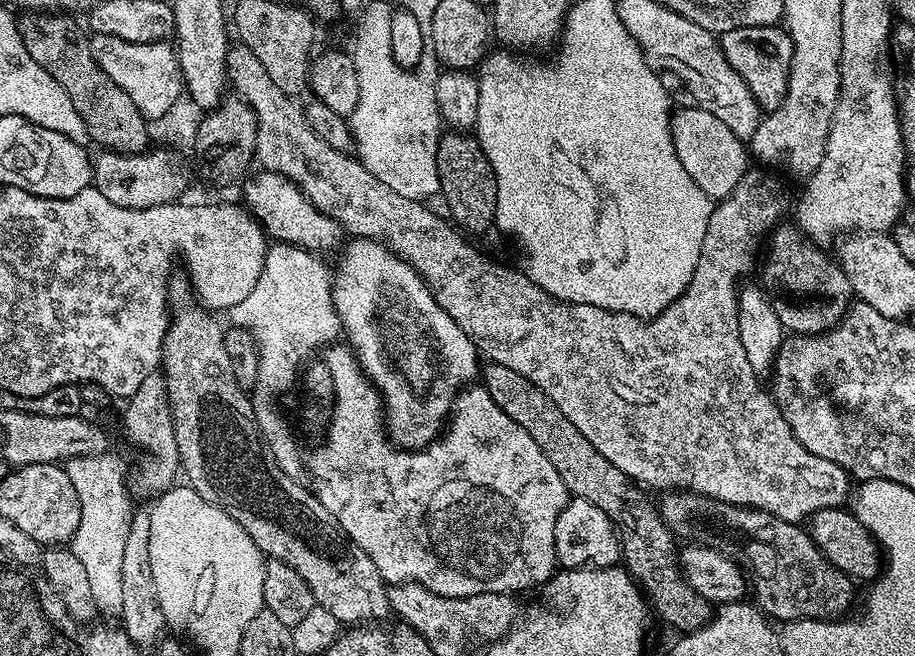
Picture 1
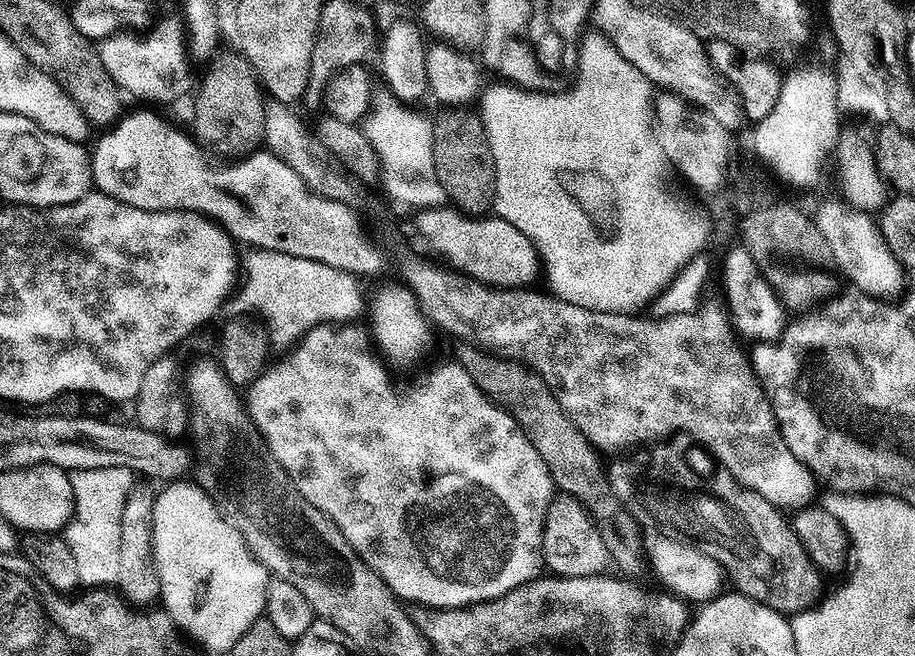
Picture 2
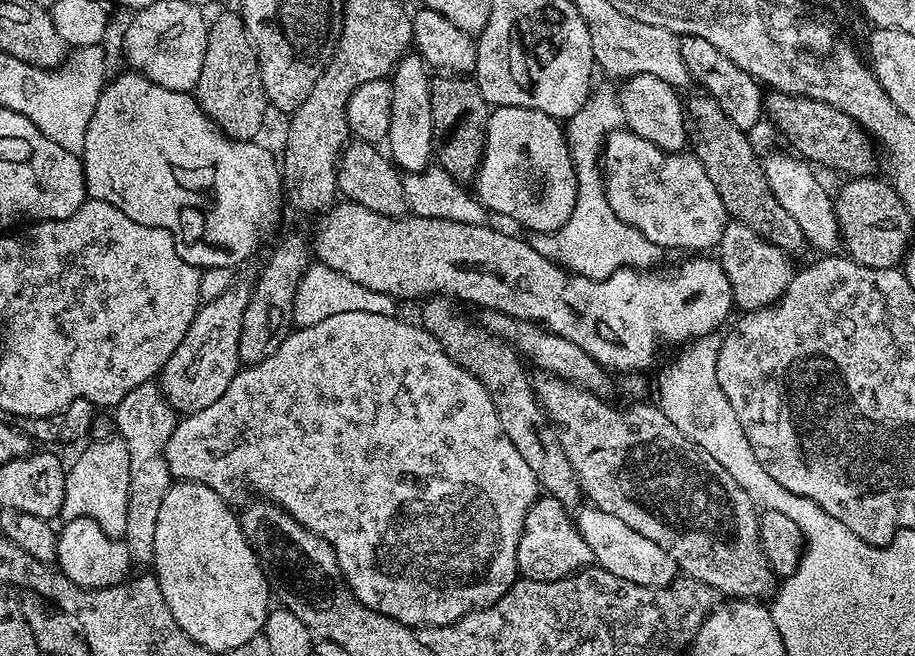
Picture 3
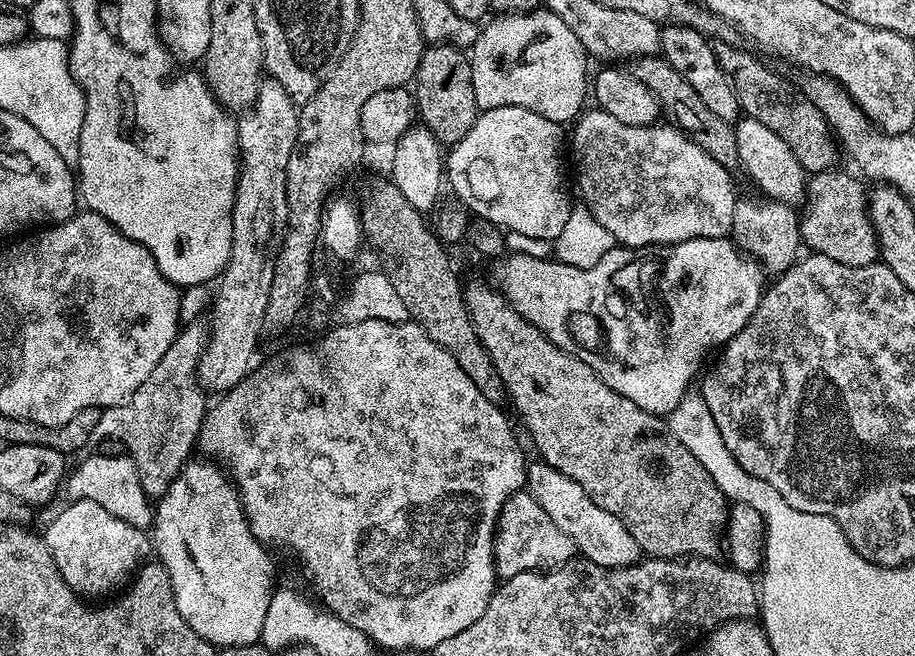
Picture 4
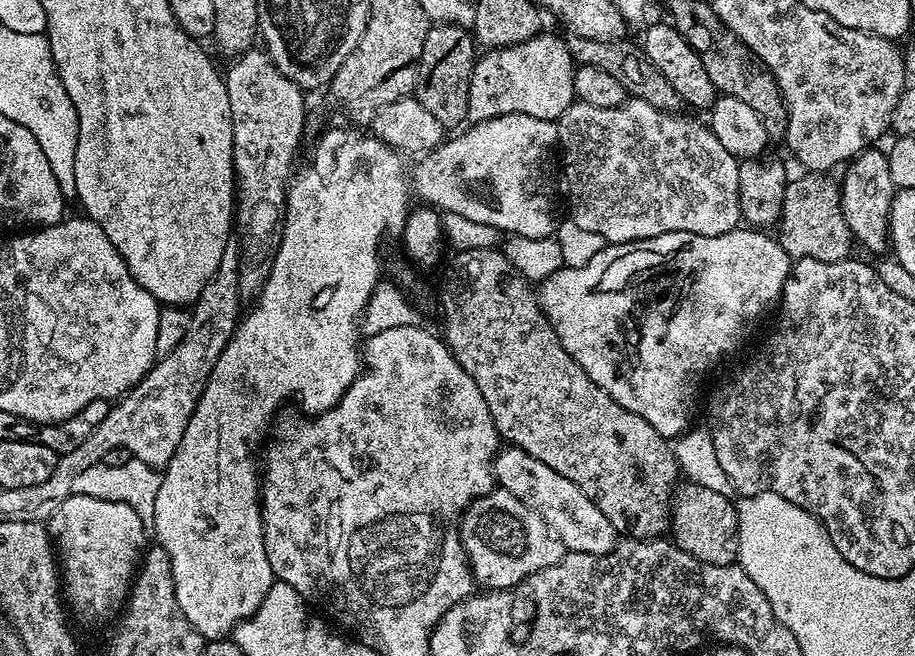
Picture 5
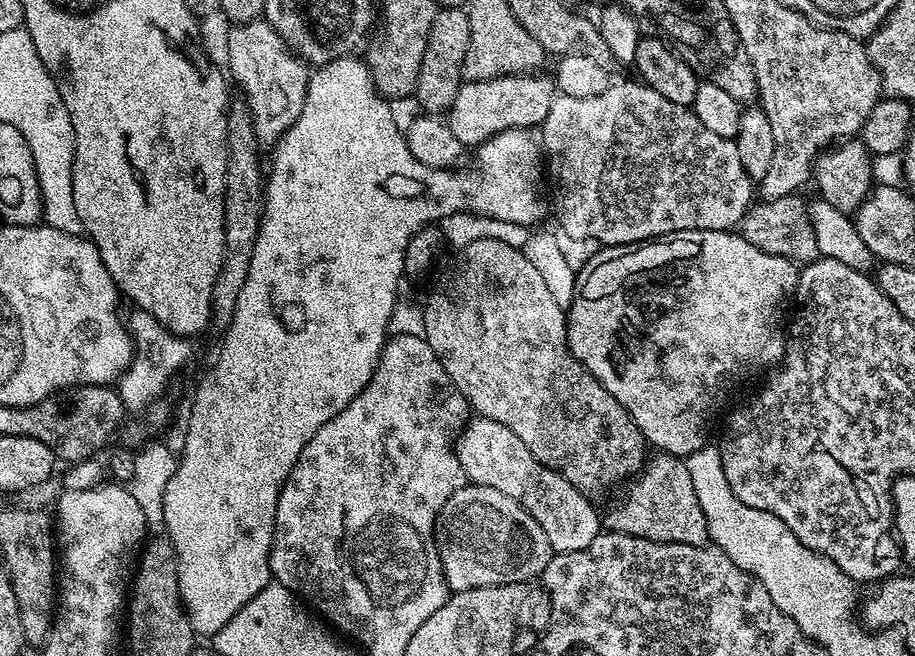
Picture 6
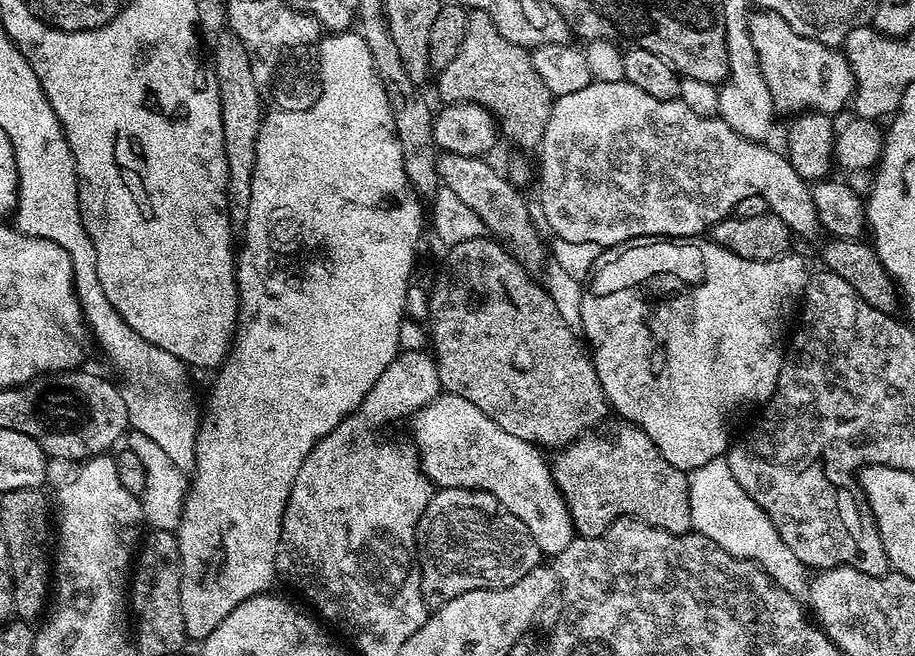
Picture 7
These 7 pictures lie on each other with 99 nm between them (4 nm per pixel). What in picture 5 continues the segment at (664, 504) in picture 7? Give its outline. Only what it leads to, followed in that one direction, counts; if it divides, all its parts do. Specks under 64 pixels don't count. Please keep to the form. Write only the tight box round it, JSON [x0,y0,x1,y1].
[671,482,736,564]

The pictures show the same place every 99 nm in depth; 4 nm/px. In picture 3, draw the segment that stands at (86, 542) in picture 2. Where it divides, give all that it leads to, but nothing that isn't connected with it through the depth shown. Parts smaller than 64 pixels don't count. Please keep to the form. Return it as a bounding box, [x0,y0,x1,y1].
[62,442,130,529]

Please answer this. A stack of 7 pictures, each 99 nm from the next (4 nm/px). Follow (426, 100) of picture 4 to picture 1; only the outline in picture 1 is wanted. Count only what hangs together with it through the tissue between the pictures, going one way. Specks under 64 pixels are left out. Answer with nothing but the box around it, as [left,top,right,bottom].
[438,130,498,232]

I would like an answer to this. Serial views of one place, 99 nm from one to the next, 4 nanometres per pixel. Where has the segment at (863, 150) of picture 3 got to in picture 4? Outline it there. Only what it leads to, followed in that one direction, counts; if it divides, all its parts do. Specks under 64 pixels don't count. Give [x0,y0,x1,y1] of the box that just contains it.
[715,43,838,173]

